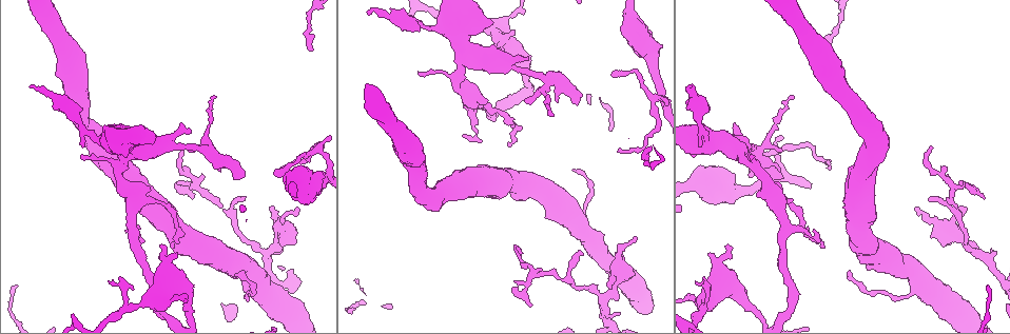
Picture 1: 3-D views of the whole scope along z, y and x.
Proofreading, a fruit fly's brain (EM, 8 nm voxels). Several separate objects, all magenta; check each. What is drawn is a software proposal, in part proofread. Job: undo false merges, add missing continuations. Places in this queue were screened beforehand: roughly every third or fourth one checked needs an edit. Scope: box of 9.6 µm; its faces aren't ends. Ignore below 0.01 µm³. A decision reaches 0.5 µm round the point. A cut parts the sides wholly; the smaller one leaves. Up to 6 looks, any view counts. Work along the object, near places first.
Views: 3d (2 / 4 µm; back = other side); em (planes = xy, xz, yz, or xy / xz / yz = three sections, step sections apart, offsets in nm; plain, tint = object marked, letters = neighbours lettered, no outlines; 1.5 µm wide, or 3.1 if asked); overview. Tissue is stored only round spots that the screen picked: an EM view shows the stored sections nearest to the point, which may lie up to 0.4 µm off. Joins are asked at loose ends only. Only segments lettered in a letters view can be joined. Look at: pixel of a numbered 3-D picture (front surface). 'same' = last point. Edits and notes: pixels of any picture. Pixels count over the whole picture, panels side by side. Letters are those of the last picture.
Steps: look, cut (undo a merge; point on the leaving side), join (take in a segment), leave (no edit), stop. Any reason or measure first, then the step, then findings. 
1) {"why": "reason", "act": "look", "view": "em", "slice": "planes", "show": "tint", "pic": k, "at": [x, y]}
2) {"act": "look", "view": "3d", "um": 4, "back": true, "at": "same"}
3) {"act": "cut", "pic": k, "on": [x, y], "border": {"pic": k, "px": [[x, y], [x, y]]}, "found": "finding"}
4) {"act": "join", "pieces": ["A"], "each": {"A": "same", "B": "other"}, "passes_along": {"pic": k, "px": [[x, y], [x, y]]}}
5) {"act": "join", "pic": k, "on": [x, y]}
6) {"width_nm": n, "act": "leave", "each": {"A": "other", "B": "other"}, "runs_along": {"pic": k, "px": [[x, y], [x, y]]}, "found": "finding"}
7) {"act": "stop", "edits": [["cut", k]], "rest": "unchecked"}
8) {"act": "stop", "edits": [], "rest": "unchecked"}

{"why": "stops while still wide", "act": "look", "view": "em", "slice": "yz", "step": 4, "show": "tint", "pic": 1, "at": [709, 278]}

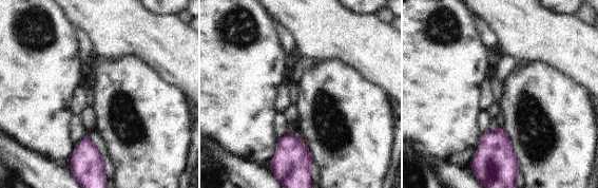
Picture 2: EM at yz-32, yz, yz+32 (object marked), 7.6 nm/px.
{"act": "look", "view": "em", "slice": "planes", "show": "letters", "at": "same"}

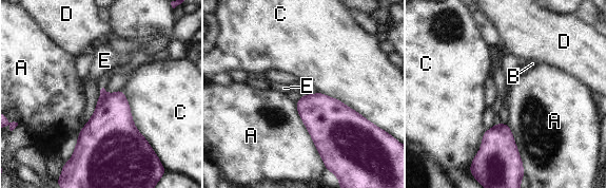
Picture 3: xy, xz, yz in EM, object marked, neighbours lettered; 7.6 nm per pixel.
{"longest_contact_nm": ["C", 550], "act": "leave", "each": {"A": "other", "B": "other", "C": "other", "D": "other", "E": "other"}, "border": {"pic": 3, "px": [[121, 90], [134, 125], [157, 154]]}, "found": "none of them fits"}

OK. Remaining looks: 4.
{"why": "an open end", "act": "look", "view": "em", "slice": "xz", "step": 8, "show": "tint", "pic": 1, "at": [273, 207]}

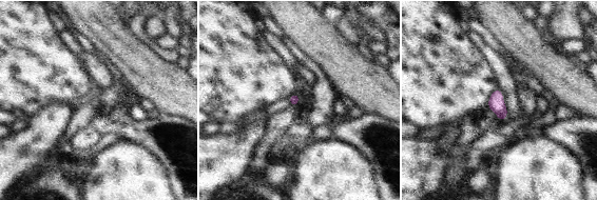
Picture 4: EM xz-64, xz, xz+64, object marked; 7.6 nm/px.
{"act": "look", "view": "em", "slice": "planes", "show": "tint", "at": "same"}

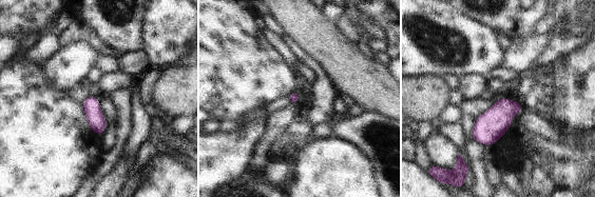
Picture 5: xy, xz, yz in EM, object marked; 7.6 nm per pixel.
{"act": "look", "view": "em", "slice": "planes", "show": "letters", "at": "same"}

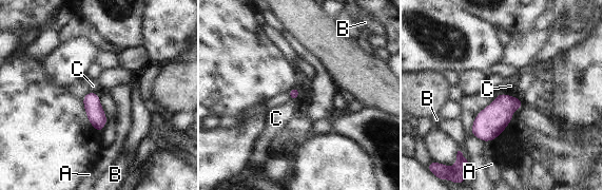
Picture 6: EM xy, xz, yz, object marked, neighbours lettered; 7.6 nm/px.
{"act": "leave", "each": {"A": "other", "B": "other", "C": "other"}, "border": {"pic": 6, "px": [[499, 92], [520, 98]]}, "found": "no lettered segment goes on from it"}

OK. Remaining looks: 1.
{"act": "stop", "edits": [], "rest": "unchecked"}

